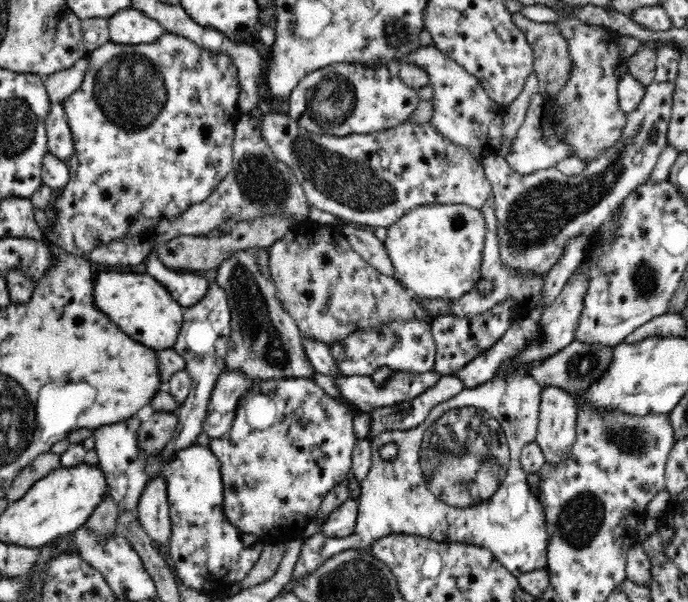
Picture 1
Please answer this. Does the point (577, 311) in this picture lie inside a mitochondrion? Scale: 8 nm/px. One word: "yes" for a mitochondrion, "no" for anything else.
no

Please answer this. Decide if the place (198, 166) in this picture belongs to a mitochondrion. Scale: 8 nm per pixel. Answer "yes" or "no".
no

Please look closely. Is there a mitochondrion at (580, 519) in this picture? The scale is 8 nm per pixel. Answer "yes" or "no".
yes

